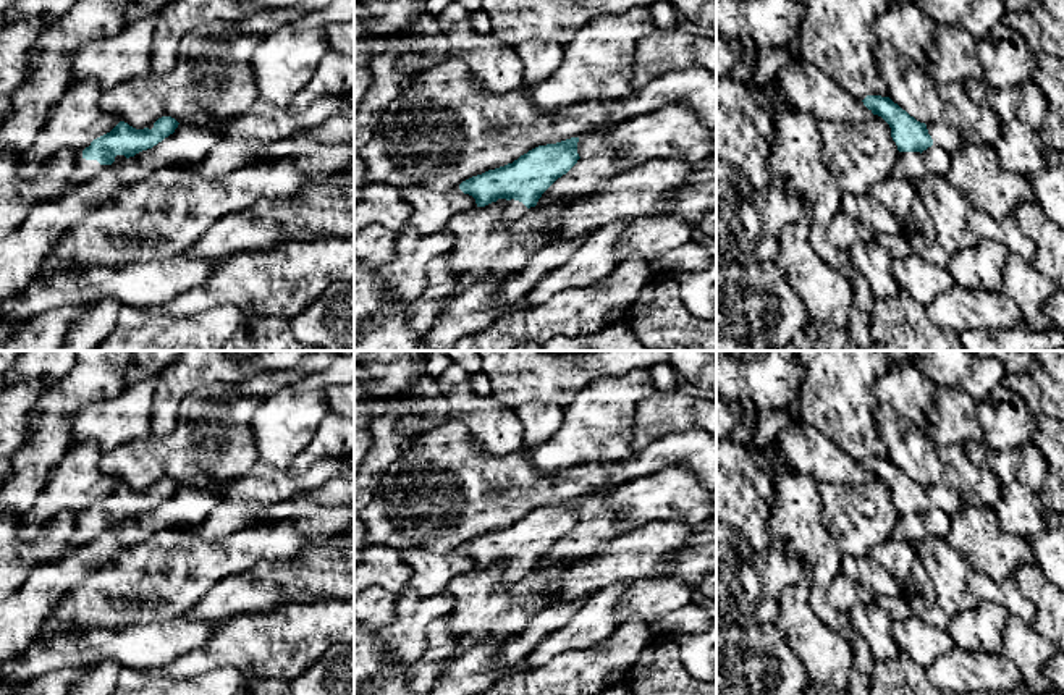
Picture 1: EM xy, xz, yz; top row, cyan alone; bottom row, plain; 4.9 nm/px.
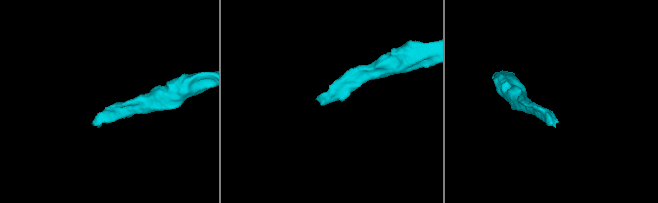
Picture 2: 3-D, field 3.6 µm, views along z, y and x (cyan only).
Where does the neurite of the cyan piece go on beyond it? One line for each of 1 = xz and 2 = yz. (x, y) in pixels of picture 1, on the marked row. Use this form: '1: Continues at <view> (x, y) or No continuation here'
1: Continues at xz (513, 209)
2: Continues at yz (943, 136)

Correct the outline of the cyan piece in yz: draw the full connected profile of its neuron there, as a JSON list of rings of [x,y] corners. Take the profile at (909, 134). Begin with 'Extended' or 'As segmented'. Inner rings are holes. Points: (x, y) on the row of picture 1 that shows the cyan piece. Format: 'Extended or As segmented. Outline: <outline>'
Extended. Outline: [[[867,95],[862,102],[873,115],[881,116],[889,124],[891,137],[899,152],[922,154],[936,144],[951,154],[964,145],[964,139],[956,129],[951,129],[943,123],[920,123],[889,97]]]

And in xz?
Extended. Outline: [[[571,137],[538,145],[513,163],[462,181],[459,189],[472,196],[477,207],[506,199],[503,215],[505,223],[511,225],[535,207],[542,194],[577,163],[577,142],[579,137]]]

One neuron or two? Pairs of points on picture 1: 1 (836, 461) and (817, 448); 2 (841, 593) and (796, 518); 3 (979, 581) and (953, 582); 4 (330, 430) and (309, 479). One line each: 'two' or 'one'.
1: one
2: two
3: two
4: two

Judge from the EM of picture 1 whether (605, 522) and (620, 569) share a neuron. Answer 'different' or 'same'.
different

